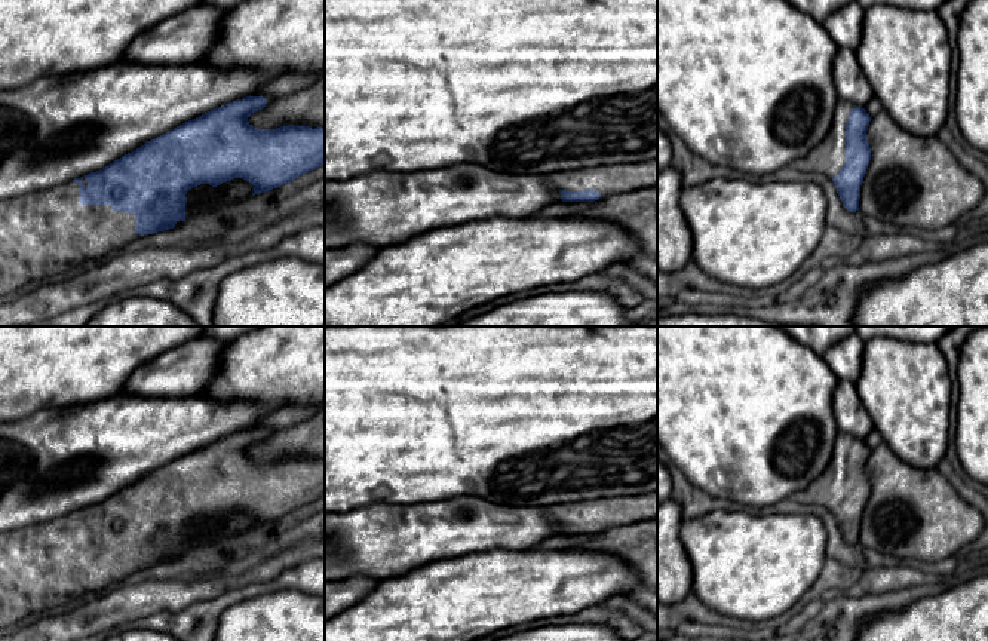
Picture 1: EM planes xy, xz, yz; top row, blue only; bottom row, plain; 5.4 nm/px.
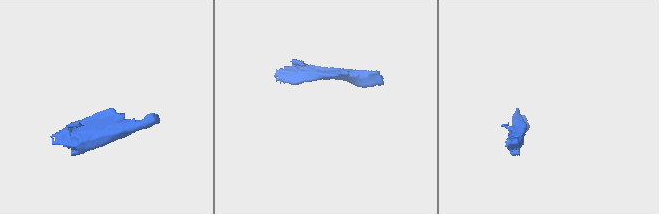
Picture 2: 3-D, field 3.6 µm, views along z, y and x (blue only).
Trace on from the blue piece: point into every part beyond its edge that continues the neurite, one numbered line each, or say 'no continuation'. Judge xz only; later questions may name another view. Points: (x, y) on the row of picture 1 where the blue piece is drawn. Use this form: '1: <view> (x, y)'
1: xz (606, 180)

